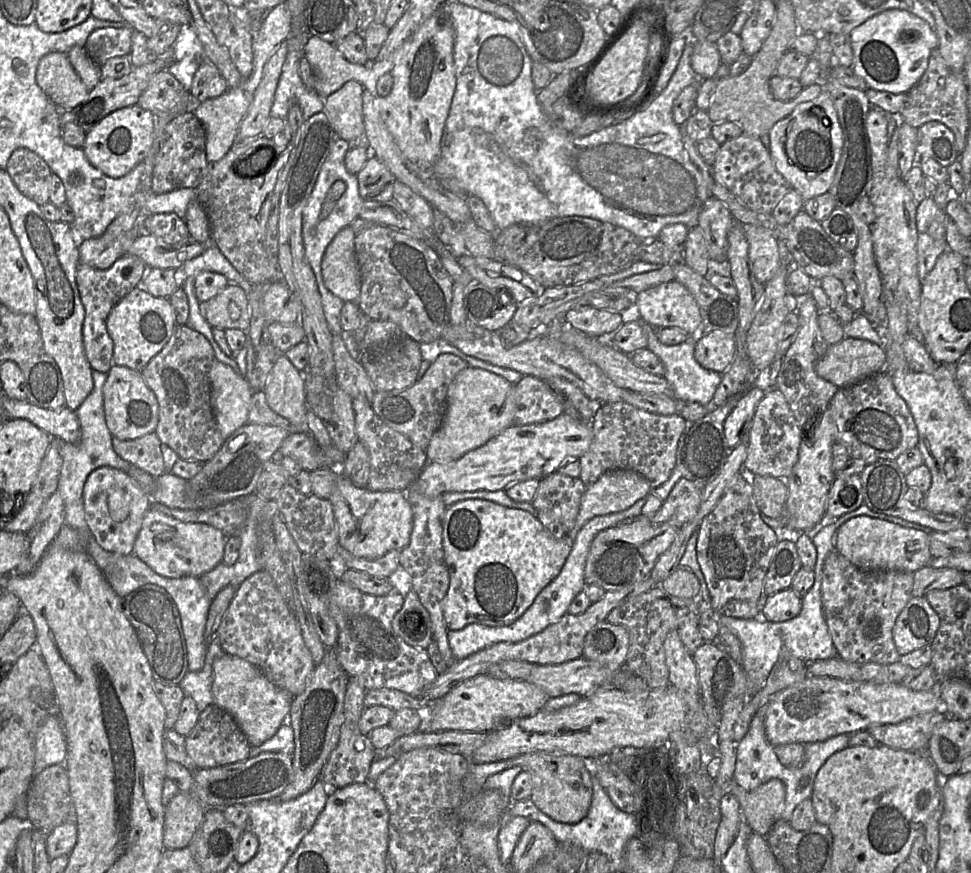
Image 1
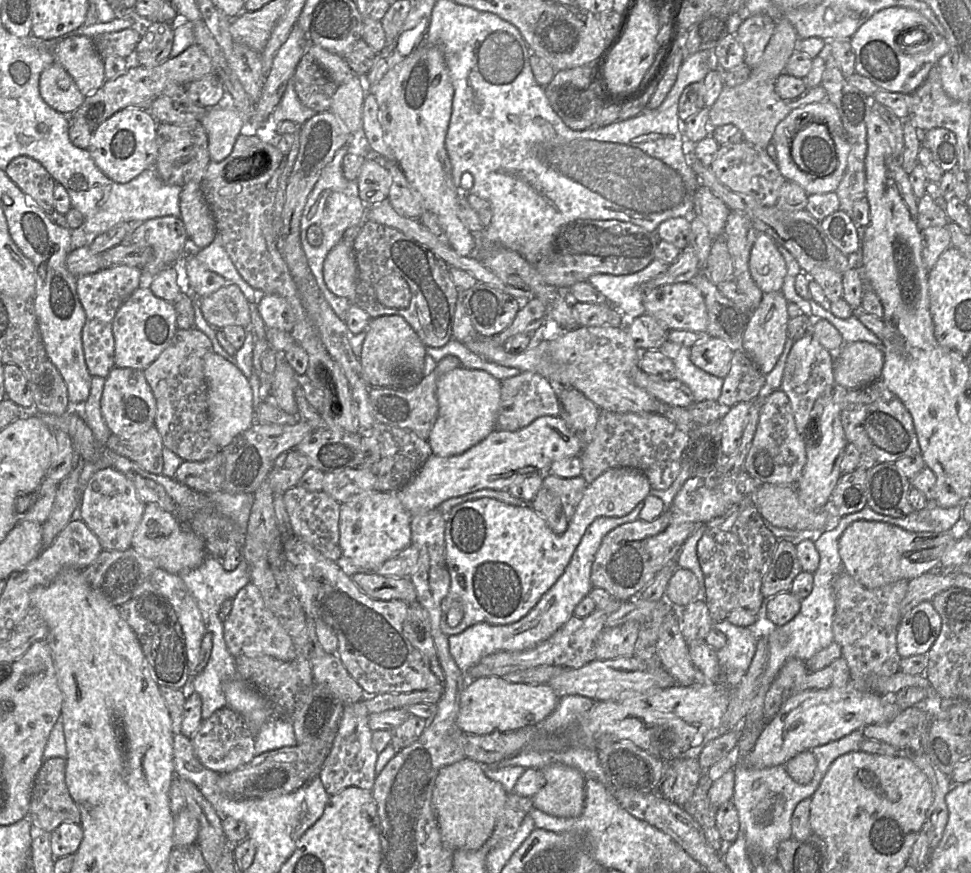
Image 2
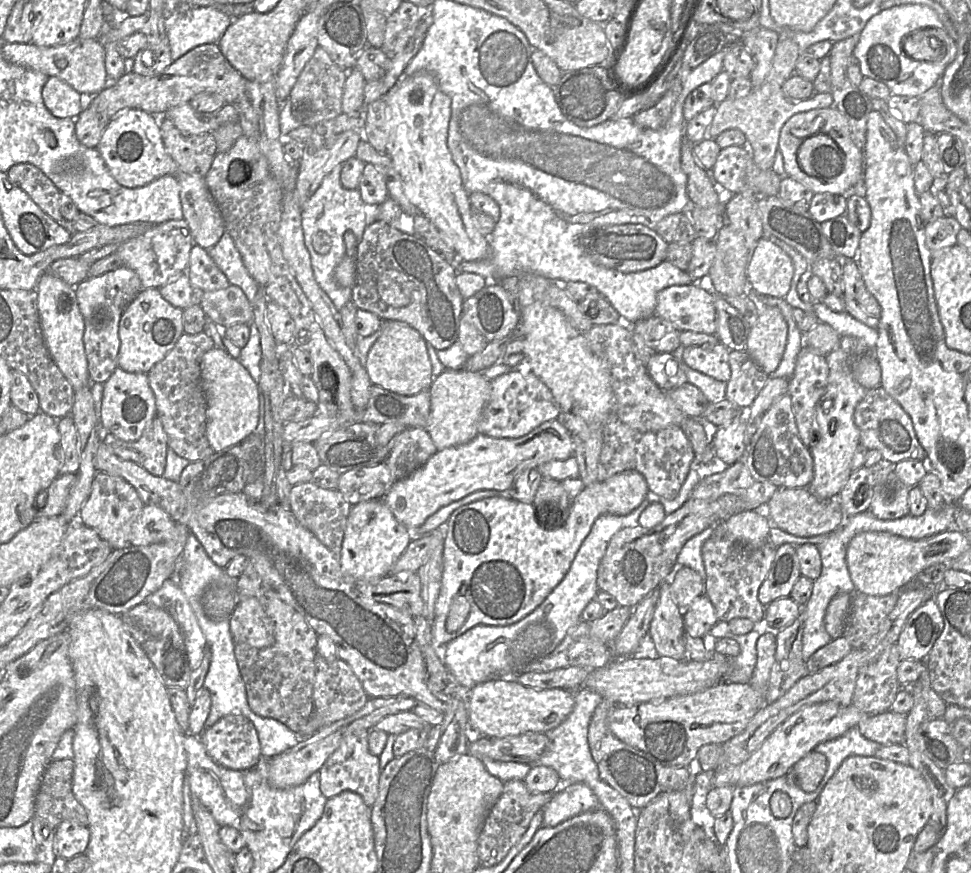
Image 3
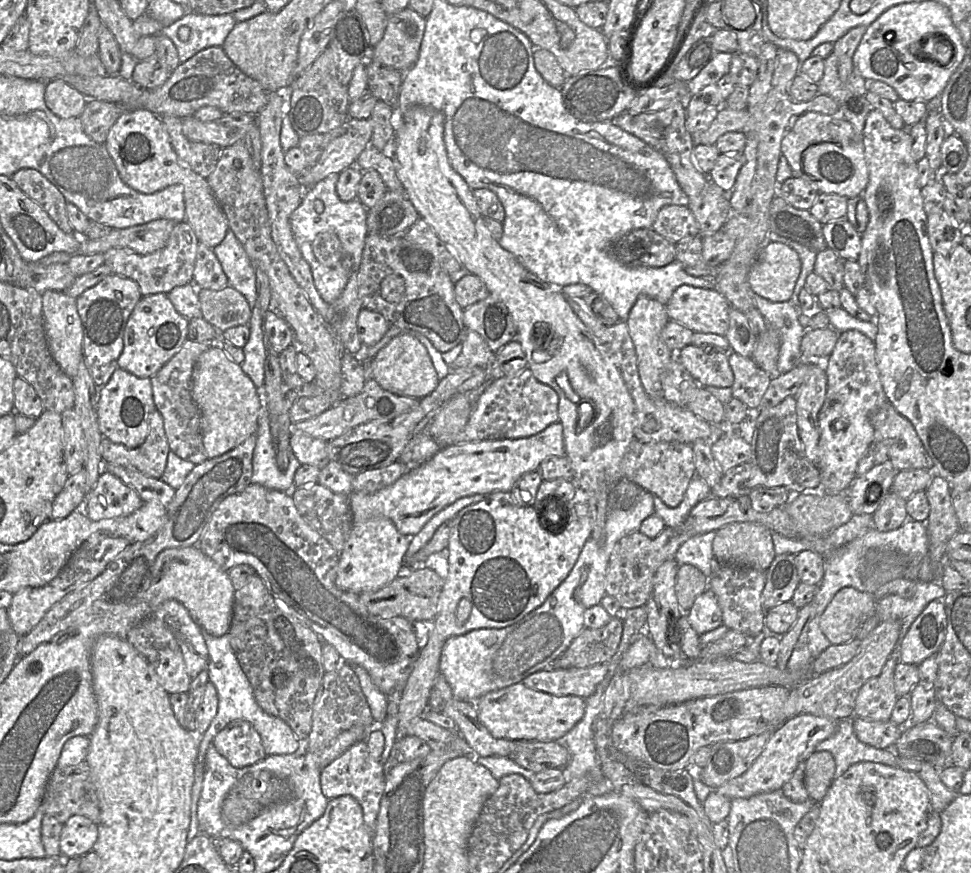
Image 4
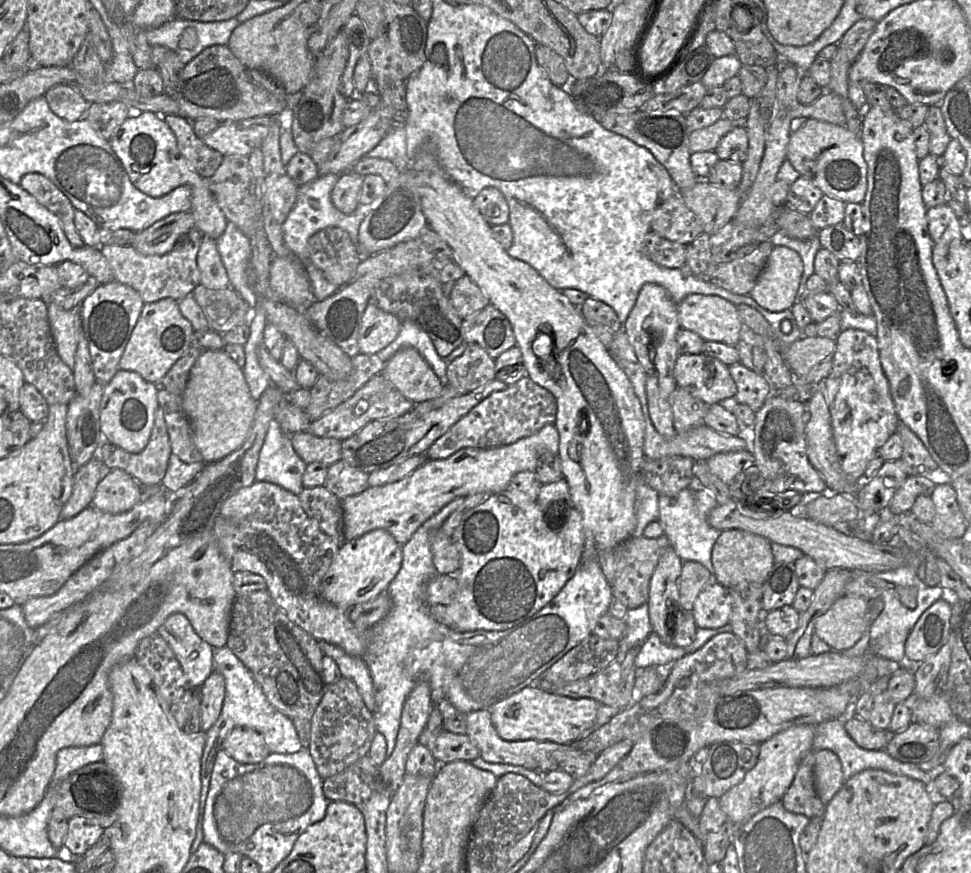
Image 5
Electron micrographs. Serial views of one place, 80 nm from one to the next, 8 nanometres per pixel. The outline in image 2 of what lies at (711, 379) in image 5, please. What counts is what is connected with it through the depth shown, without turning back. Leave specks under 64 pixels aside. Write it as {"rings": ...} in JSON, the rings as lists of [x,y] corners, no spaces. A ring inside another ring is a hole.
{"rings":[[[704,337],[690,349],[690,360],[696,367],[722,379],[727,376],[735,350],[726,342]]]}

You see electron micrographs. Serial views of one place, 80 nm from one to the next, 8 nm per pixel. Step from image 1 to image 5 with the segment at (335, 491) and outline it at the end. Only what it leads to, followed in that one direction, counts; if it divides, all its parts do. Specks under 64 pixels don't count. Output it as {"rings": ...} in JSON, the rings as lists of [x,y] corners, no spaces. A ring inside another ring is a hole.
{"rings":[[[375,529],[364,535],[345,541],[328,569],[322,584],[324,598],[346,610],[367,602],[385,592],[402,564],[402,545],[384,529]]]}

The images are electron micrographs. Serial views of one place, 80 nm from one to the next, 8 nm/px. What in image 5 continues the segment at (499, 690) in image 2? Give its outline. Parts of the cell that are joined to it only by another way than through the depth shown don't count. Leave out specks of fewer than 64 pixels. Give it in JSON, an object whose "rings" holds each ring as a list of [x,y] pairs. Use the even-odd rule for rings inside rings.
{"rings":[[[529,686],[497,702],[490,709],[498,735],[506,741],[545,741],[570,744],[587,737],[596,727],[599,703],[593,699],[572,699]]]}

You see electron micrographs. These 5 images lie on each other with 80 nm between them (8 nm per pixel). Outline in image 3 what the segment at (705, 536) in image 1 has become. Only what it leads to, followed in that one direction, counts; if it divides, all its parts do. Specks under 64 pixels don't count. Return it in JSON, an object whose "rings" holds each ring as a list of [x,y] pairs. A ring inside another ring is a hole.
{"rings":[[[722,523],[713,527],[713,535],[702,546],[706,571],[705,595],[713,604],[719,621],[747,618],[753,623],[765,617],[765,607],[758,598],[760,586],[775,557],[776,548],[770,541],[759,548],[742,545],[724,536]]]}

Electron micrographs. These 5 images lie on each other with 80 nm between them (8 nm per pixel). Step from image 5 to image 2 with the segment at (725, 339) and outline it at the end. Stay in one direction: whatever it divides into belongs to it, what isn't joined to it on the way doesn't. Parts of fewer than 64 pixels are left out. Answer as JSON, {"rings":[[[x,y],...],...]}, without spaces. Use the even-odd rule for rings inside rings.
{"rings":[[[690,282],[664,284],[646,293],[645,314],[660,321],[668,330],[705,334],[708,314],[703,295]]]}

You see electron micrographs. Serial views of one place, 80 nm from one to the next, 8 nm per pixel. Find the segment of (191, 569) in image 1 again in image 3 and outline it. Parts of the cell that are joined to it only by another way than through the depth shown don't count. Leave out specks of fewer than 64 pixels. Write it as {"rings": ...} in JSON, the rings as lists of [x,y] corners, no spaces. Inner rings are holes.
{"rings":[[[147,504],[132,524],[129,541],[135,546],[163,542],[174,536],[174,528],[175,521],[166,511],[156,505]]]}

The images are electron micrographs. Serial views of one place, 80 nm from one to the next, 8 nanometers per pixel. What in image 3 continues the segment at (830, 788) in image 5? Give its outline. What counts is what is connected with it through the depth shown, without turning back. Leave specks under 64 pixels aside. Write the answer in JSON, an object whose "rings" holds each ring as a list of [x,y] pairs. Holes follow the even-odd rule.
{"rings":[[[811,751],[793,767],[797,785],[805,792],[814,792],[827,771],[827,758],[818,752]]]}

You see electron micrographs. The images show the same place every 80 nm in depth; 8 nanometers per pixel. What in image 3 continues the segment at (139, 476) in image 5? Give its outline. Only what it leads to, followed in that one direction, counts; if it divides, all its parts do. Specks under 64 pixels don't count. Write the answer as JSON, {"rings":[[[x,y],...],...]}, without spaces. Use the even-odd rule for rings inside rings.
{"rings":[[[155,416],[136,441],[123,441],[104,433],[102,442],[120,459],[132,461],[150,474],[162,476],[166,466],[167,438],[160,419]]]}

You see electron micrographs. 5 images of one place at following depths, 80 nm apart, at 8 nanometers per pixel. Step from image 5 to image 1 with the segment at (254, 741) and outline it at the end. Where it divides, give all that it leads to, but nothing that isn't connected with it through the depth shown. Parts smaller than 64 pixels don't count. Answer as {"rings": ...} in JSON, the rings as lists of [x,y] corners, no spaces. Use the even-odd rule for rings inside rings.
{"rings":[[[212,704],[200,712],[195,727],[185,737],[185,747],[197,768],[213,768],[248,759],[251,744],[234,717]]]}

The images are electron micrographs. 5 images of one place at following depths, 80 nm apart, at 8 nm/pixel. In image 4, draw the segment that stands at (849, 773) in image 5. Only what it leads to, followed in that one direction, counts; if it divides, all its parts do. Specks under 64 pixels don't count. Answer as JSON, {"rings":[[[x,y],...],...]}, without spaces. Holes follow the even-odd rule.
{"rings":[[[852,718],[838,720],[835,733],[820,742],[815,751],[832,754],[836,764],[835,779],[858,762],[876,762],[897,767],[899,760],[893,749],[878,749],[862,743],[855,735]]]}

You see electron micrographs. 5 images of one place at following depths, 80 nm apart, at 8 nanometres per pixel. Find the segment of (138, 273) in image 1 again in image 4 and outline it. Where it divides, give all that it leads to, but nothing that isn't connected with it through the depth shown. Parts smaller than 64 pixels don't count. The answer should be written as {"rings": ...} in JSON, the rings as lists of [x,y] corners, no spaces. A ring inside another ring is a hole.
{"rings":[[[110,274],[76,299],[83,325],[83,361],[97,387],[106,385],[118,368],[117,361],[123,350],[124,329],[141,297],[140,288],[134,280]]]}

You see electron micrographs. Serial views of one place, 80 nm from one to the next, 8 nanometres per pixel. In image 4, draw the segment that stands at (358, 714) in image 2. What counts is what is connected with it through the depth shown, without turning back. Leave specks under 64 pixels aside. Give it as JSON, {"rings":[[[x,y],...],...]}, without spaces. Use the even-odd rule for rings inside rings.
{"rings":[[[362,739],[355,742],[338,758],[322,768],[320,786],[323,795],[328,799],[350,795],[357,800],[362,807],[365,825],[374,836],[380,801],[385,789],[385,770],[382,762],[370,755],[366,740]]]}

